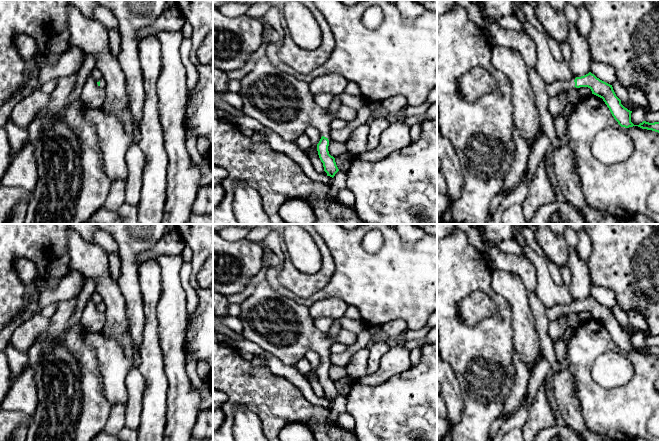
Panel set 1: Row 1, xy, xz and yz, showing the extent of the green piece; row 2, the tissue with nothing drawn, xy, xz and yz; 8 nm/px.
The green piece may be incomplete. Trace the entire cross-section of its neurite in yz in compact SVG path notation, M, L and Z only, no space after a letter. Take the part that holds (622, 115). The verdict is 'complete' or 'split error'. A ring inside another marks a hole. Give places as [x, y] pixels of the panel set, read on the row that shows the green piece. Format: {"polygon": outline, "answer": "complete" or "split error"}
{"polygon": "M591 72L584 76L576 77L574 81L556 80L546 85L549 97L554 97L559 92L567 92L574 87L588 87L591 89L592 94L602 98L612 116L621 127L629 128L638 126L642 129L652 130L659 133L659 122L649 123L643 121L639 125L634 125L631 122L632 111L628 110L621 104L621 100L616 96L612 85L600 80Z", "answer": "split error"}

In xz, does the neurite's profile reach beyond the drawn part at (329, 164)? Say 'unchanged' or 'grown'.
grown

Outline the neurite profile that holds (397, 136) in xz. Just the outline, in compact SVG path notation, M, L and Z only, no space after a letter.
M396 121L381 134L380 141L376 148L359 154L345 153L335 157L335 162L339 170L345 171L353 160L378 161L389 156L391 153L399 151L412 142L410 137L410 127L404 121Z

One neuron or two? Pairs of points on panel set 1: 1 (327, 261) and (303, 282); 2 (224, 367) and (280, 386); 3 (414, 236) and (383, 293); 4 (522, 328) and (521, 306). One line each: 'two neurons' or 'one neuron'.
1: one neuron
2: one neuron
3: two neurons
4: one neuron

